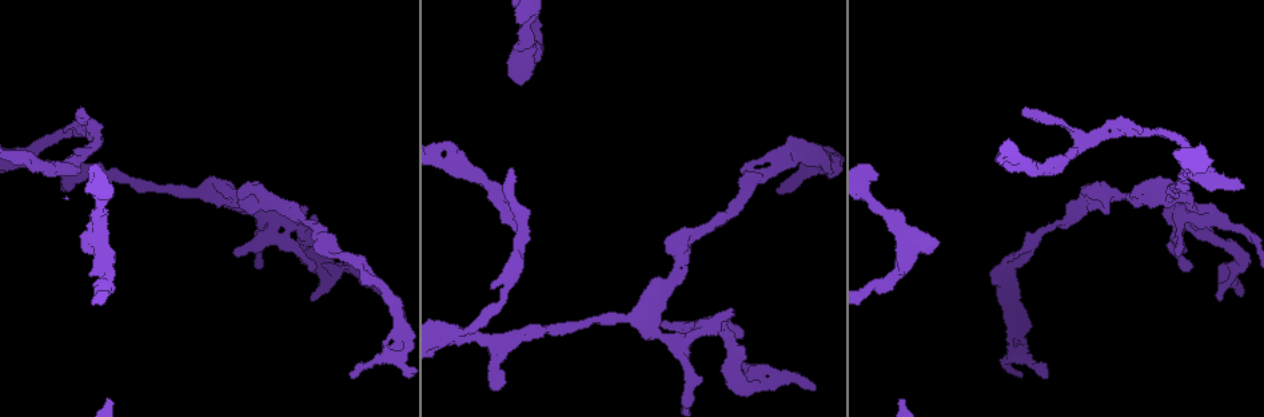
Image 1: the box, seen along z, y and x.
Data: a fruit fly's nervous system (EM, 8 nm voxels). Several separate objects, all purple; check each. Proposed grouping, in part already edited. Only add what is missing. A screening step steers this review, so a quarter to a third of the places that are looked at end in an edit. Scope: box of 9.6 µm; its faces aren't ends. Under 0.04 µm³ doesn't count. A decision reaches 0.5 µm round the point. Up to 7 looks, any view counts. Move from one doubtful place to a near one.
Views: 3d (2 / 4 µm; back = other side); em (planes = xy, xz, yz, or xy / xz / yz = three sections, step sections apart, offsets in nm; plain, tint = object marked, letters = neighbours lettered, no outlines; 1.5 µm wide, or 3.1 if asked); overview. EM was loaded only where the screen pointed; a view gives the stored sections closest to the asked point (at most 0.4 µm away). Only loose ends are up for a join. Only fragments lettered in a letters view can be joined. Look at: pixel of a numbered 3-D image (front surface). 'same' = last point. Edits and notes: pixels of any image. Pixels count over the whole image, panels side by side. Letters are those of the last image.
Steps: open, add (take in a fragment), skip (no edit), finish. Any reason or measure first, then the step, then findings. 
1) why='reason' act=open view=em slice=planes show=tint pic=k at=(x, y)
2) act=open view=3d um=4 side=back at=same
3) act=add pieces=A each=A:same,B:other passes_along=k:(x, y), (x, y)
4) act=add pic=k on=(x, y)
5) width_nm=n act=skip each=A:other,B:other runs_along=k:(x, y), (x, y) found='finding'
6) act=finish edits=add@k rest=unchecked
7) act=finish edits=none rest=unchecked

why='an open end' act=open view=em slice=yz step=4 show=tint pic=1 at=(495, 390)

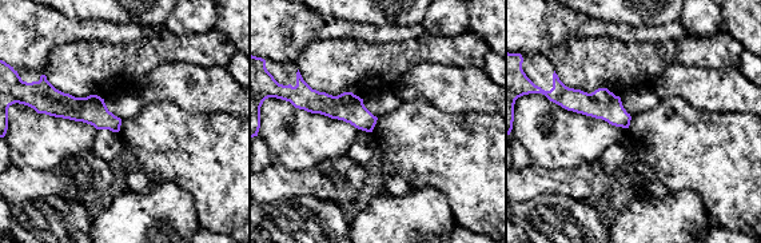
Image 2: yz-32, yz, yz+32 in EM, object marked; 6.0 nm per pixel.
why='another direction' act=open view=em slice=planes show=letters at=same

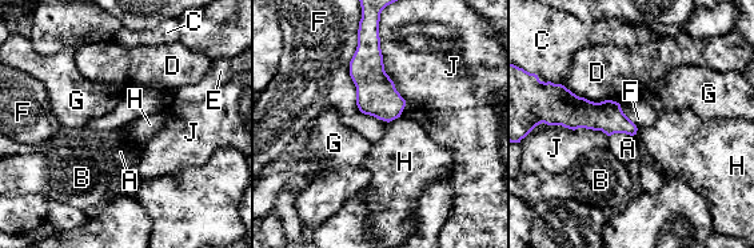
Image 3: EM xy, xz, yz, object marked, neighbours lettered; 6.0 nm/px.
width_nm=160 act=skip each=A:other,B:other,C:other,D:other,E:other,F:other,G:other,H:other,J:other border=3:(356, 34), (355, 104), (379, 120) found='none of them fits'

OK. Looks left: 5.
why='tapers out' act=open view=em slice=yz step=4 show=tint pic=1 at=(351, 374)

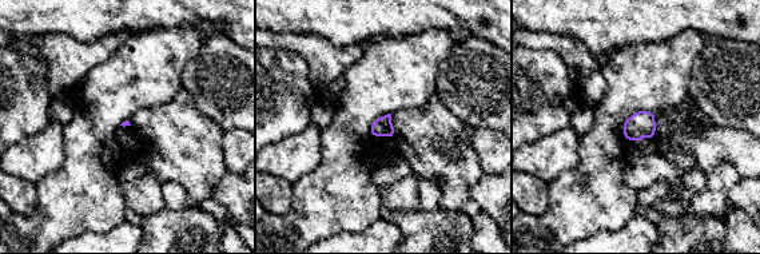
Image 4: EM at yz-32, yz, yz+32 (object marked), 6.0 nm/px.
why='cut it another way' act=open view=em slice=planes show=letters at=same

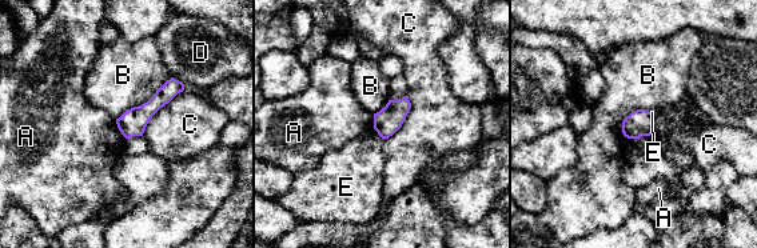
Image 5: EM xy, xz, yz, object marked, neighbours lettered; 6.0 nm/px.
act=skip each=A:other,B:other,C:other,D:other,E:other runs_along=5:(180, 87), (172, 87), (124, 131) found='none of them fits'

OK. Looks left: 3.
why='an open end' act=open view=3d um=4 pic=1 at=(742, 351)

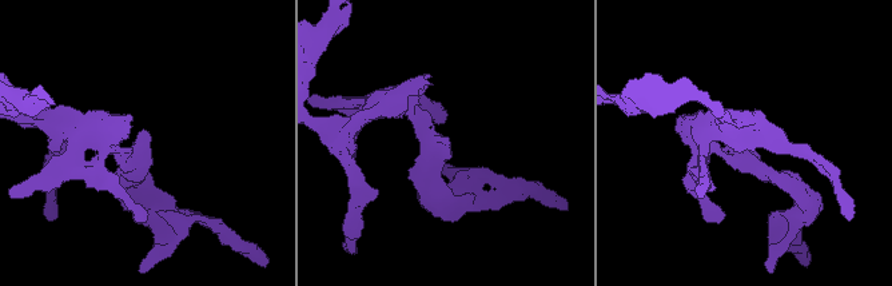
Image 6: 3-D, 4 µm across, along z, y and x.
arm_widths_nm=200,220 act=open view=em slice=xz step=8 show=letters pic=6 at=(148, 144)

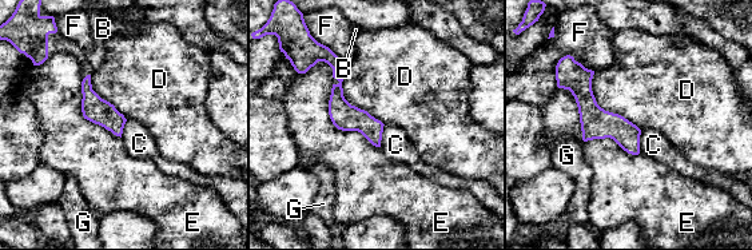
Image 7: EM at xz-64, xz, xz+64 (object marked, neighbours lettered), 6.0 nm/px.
act=open view=em slice=planes show=letters at=same

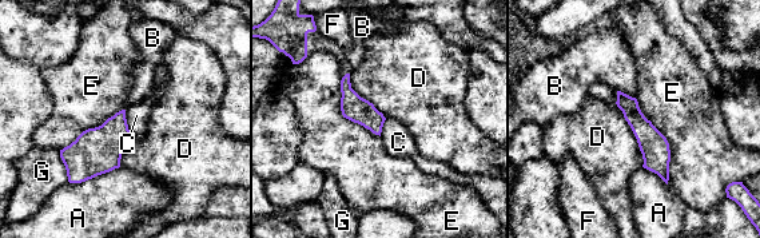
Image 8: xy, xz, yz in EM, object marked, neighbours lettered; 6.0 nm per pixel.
act=skip each=A:other,B:other,C:other,D:other,E:other,F:other,G:other runs_along=8:(620, 95), (653, 145), (665, 177) found='no lettered fragment goes on from it'

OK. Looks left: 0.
act=finish edits=none rest=unchecked

